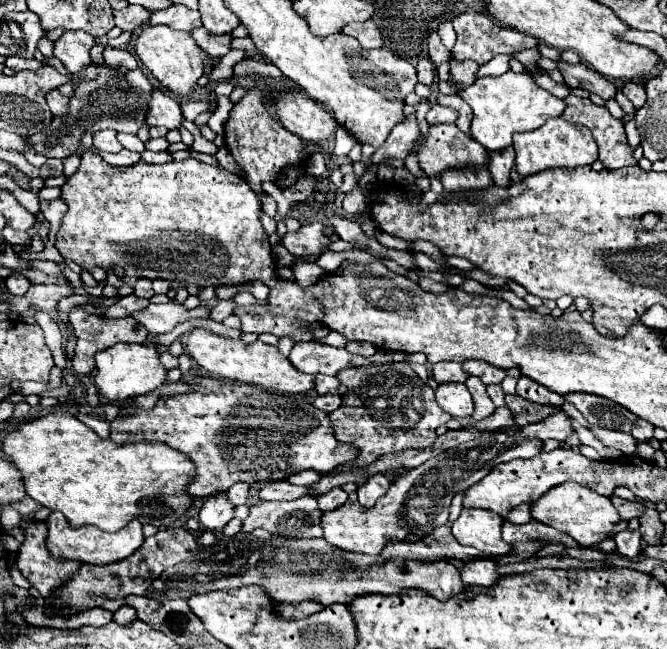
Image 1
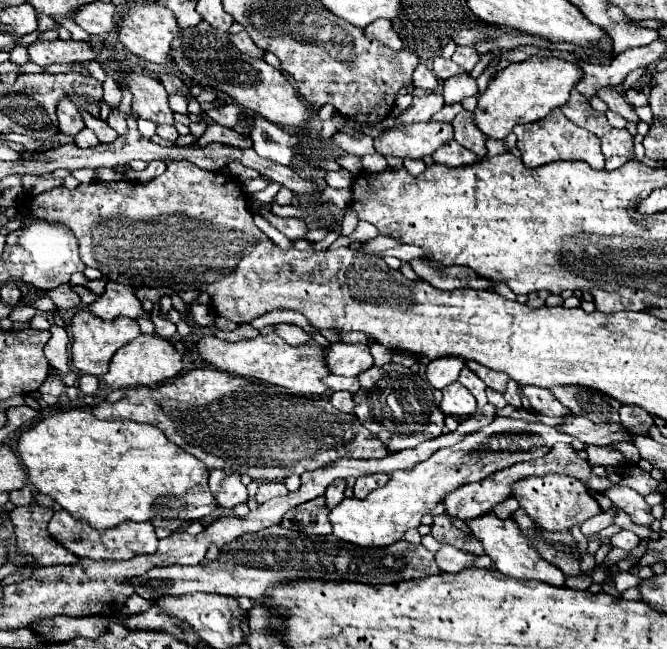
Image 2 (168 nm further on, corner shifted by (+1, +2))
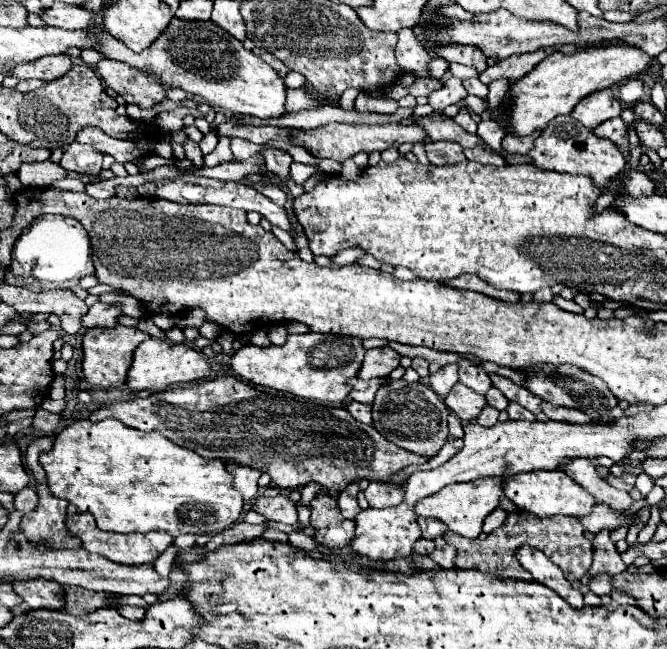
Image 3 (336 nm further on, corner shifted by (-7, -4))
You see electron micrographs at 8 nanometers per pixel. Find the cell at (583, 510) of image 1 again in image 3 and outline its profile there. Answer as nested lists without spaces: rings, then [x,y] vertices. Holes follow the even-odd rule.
[[[540,470],[540,472],[524,472],[520,476],[510,476],[506,478],[504,484],[504,494],[510,498],[520,510],[526,510],[534,516],[546,518],[546,516],[556,516],[556,514],[568,514],[568,516],[588,516],[594,508],[594,498],[584,492],[580,484],[576,484],[566,472],[562,470]]]

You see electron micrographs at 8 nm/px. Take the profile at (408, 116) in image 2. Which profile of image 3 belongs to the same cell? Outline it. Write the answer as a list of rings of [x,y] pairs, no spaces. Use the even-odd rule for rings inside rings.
[[[450,78],[440,90],[432,92],[428,96],[428,104],[434,108],[434,112],[442,112],[446,106],[450,104],[458,104],[460,100],[464,100],[468,96],[468,92],[462,86],[462,80],[458,78]]]

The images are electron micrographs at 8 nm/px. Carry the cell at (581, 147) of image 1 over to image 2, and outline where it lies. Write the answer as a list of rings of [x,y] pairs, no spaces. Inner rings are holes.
[[[560,108],[552,110],[552,114],[548,114],[548,118],[542,118],[540,122],[516,126],[514,134],[518,136],[518,150],[522,154],[522,162],[528,168],[538,168],[558,160],[582,160],[588,162],[592,168],[604,168],[606,164],[606,158],[600,152],[600,140],[588,130],[572,124]]]

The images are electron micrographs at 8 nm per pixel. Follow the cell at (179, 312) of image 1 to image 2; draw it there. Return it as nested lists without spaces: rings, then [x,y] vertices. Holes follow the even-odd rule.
[[[108,282],[106,292],[98,296],[98,300],[88,306],[88,310],[102,320],[114,320],[118,316],[150,318],[150,314],[144,312],[140,300],[134,296],[134,288],[116,282]]]

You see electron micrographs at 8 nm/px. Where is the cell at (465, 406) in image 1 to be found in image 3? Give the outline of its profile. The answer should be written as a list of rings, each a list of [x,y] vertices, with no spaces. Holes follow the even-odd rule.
[[[456,384],[452,388],[452,392],[444,398],[444,404],[462,420],[462,422],[470,422],[472,418],[476,418],[482,408],[486,406],[486,398],[472,392],[468,386],[464,384]]]

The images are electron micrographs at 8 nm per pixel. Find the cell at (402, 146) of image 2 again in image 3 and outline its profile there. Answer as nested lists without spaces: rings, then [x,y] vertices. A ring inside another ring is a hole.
[[[326,124],[316,130],[294,130],[296,146],[304,146],[308,152],[320,158],[332,158],[342,162],[356,152],[384,152],[388,148],[398,148],[404,142],[410,144],[430,144],[430,136],[422,126],[400,126],[400,124]]]

